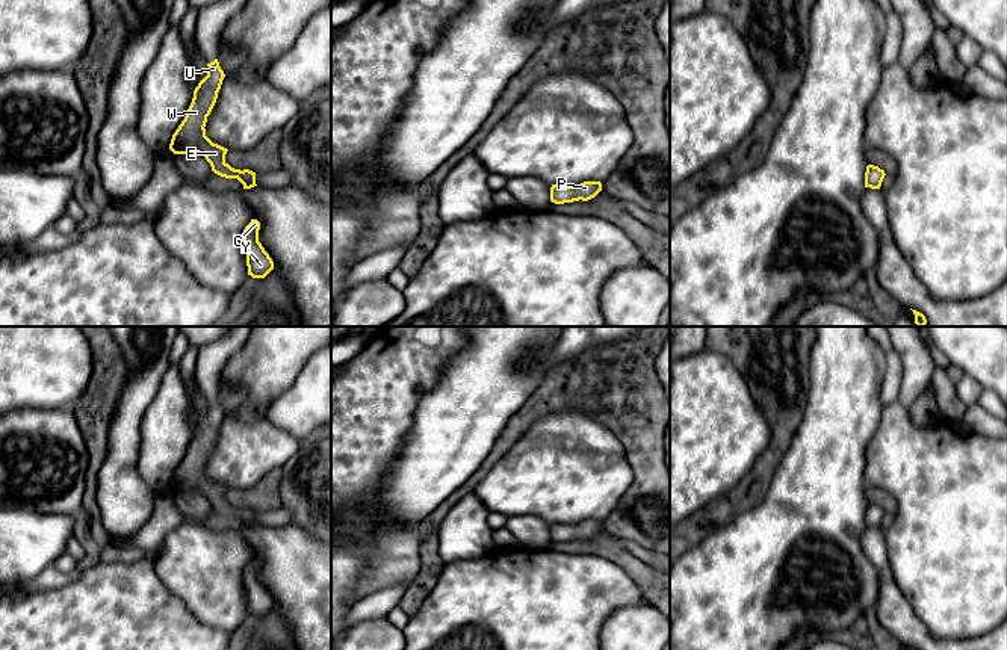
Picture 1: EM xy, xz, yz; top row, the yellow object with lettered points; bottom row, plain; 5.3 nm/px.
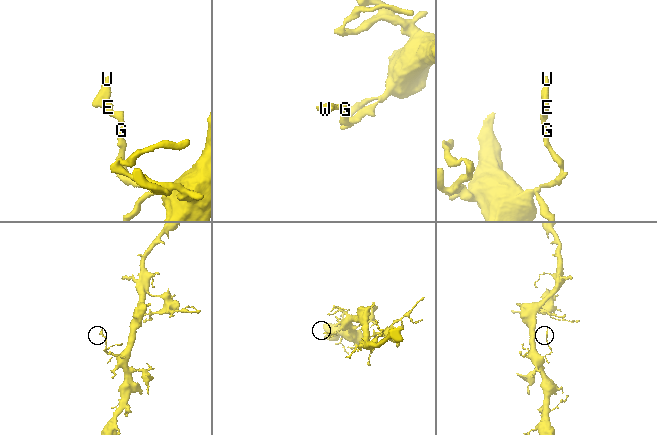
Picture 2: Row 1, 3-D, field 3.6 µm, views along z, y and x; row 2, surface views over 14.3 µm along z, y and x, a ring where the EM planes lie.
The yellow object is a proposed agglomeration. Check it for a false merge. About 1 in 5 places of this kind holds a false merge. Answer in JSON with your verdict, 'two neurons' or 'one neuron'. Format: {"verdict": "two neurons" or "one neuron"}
{"verdict": "one neuron"}

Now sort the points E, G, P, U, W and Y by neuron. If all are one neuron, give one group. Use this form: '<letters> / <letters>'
E G P U W Y

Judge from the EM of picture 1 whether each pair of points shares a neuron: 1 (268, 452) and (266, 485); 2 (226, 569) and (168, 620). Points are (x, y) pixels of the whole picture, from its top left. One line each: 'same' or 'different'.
1: different
2: different

